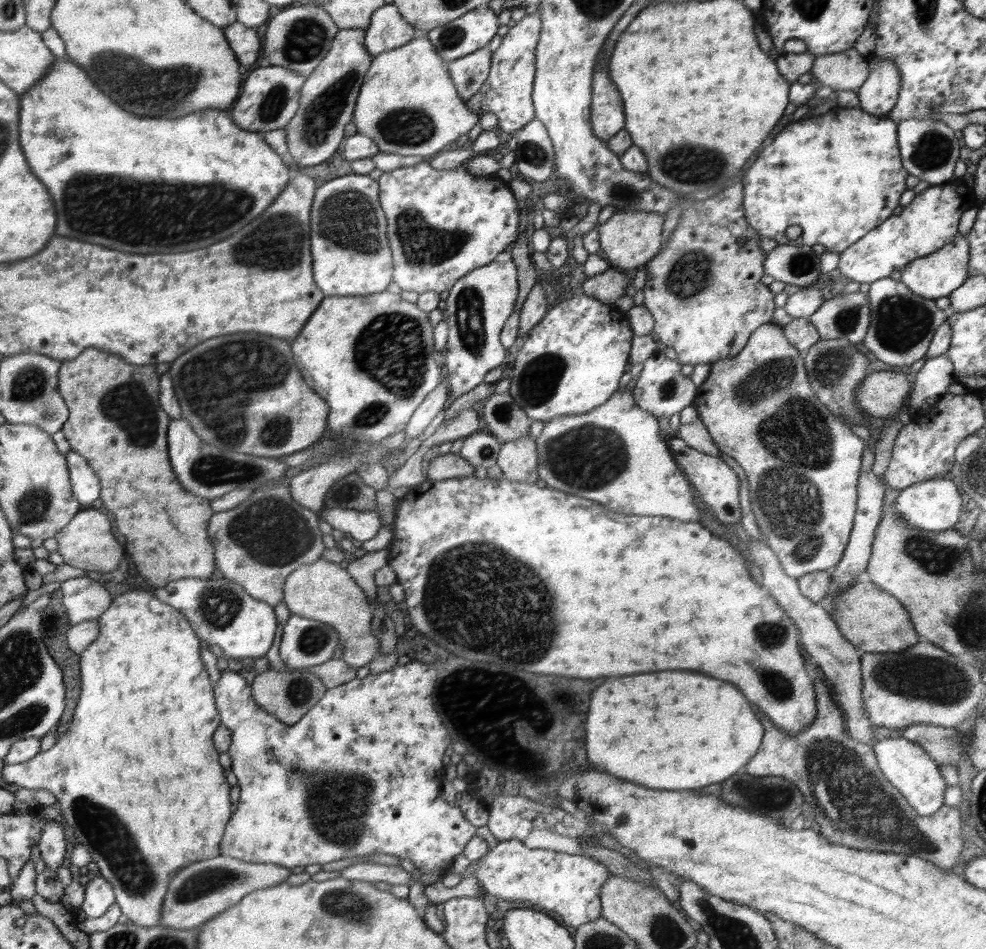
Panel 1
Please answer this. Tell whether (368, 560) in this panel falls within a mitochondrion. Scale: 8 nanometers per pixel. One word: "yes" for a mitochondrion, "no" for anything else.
no

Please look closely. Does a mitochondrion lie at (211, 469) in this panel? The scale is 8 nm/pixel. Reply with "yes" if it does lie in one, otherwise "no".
yes

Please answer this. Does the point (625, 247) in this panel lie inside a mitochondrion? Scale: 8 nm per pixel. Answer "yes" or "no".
no

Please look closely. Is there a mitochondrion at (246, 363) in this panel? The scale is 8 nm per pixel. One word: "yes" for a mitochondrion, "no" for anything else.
yes

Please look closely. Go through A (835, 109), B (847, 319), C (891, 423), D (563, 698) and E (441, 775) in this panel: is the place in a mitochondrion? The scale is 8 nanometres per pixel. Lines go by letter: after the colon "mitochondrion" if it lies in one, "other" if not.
A: other
B: mitochondrion
C: other
D: other
E: other

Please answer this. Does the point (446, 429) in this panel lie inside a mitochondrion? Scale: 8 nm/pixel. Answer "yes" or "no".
no

